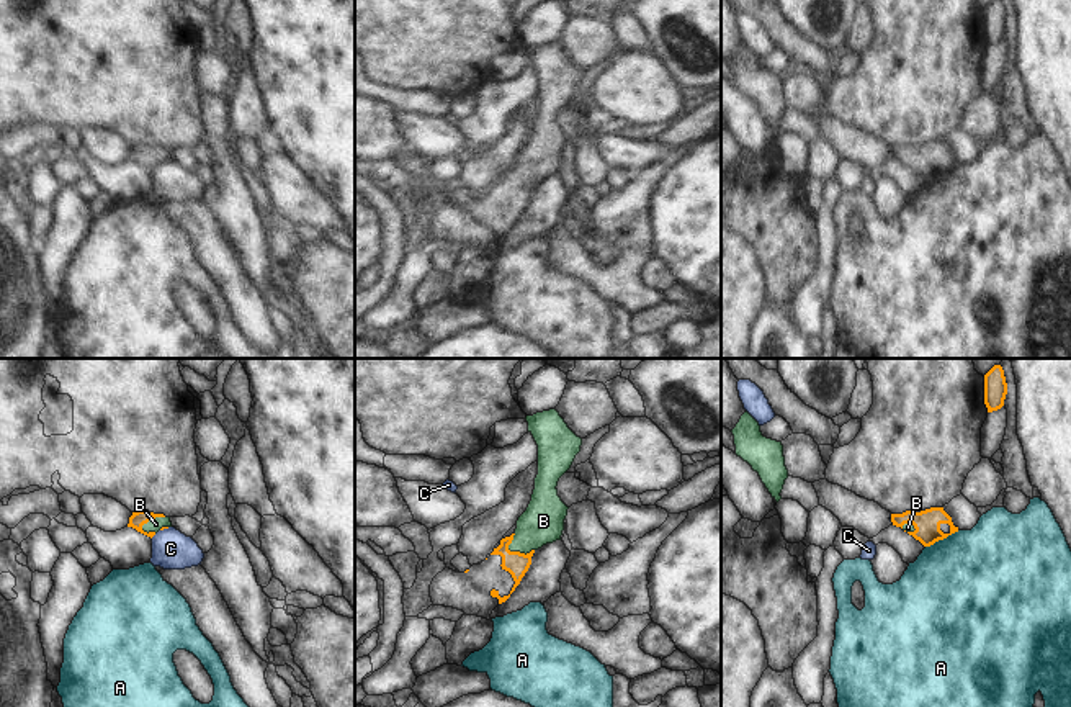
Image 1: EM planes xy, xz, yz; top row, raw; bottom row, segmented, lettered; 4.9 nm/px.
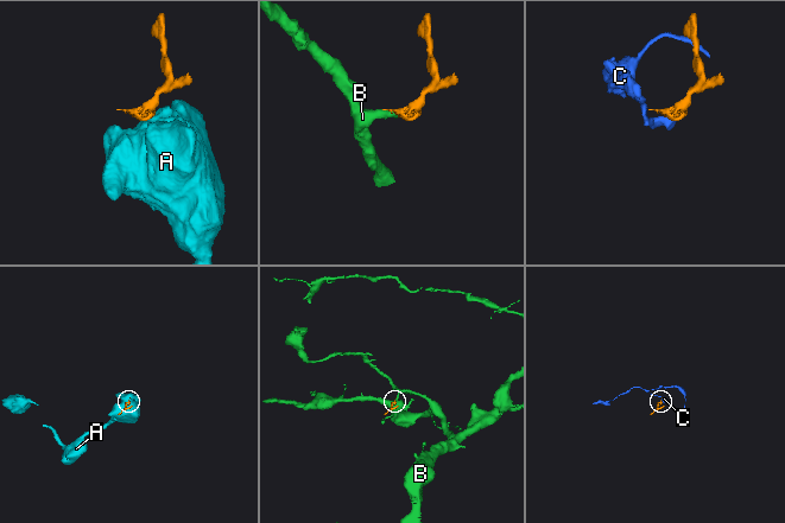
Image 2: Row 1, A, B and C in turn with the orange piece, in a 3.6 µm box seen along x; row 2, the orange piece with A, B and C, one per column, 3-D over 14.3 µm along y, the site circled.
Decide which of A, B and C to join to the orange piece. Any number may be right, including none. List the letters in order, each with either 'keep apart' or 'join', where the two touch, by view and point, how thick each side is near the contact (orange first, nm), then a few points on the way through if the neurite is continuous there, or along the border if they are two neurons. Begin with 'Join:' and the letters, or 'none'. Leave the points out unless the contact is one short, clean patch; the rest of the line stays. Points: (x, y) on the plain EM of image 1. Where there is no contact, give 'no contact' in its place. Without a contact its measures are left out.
Join: B
A: keep apart; meets orange in yz at (942, 172); 130 nm thick on the orange side, 500 nm on the other; border along yz (958, 164), (926, 180)
B: join; meets orange in xz at (519, 185); 120 nm thick on the orange side, 200 nm on the other; runs through xz (517, 197), (519, 185), (543, 154)
C: keep apart; meets orange in xy at (152, 169); 80 nm thick on the orange side, 190 nm on the other; border along xy (156, 167), (151, 171)

